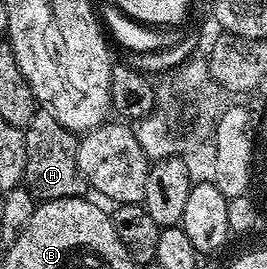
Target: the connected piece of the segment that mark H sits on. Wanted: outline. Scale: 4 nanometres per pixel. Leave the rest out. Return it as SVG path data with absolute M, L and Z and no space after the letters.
M50 110L36 111L35 117L23 129L25 138L25 174L23 184L30 190L36 201L56 200L57 198L86 197L89 189L87 180L79 173L77 150L79 140Z

